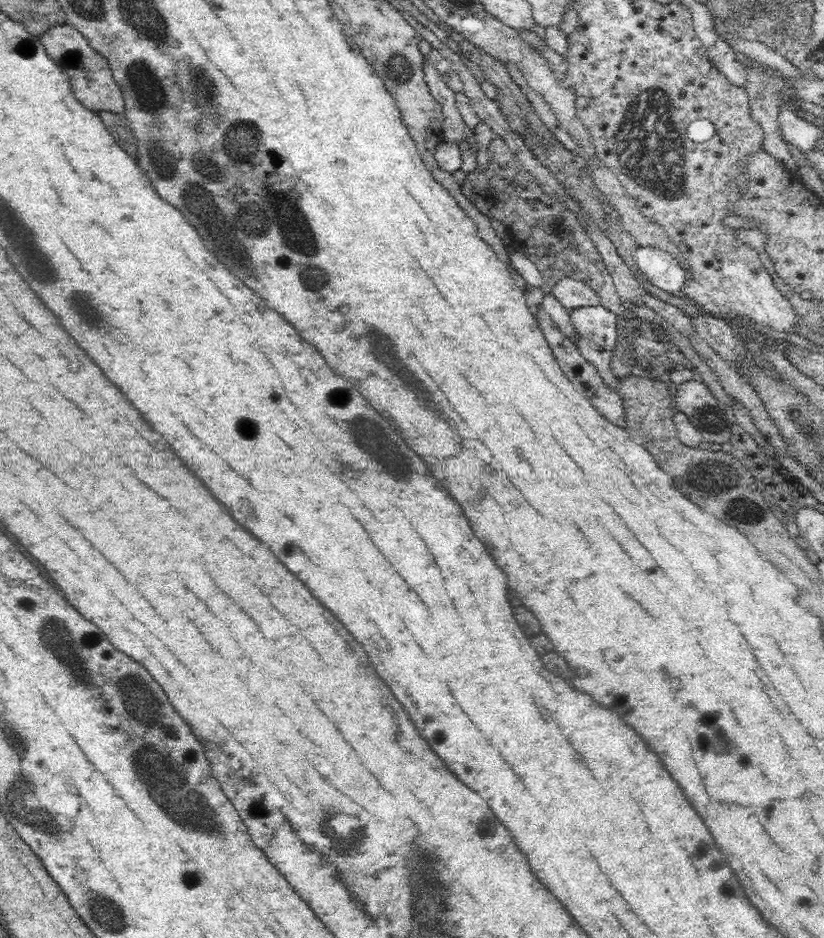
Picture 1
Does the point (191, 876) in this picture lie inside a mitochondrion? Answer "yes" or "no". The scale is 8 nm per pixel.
yes

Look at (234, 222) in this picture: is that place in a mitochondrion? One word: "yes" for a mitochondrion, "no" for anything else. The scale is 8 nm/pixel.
yes

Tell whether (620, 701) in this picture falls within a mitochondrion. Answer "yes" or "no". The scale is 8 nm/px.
no

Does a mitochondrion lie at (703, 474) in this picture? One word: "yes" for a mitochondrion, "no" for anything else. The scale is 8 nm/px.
yes

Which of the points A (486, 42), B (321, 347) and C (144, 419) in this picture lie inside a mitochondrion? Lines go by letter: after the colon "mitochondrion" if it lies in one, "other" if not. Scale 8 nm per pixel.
A: other
B: other
C: other

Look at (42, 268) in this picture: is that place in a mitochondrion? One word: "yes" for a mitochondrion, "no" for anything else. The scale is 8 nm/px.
yes

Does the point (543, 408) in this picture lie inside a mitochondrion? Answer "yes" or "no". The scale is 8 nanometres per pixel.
no

